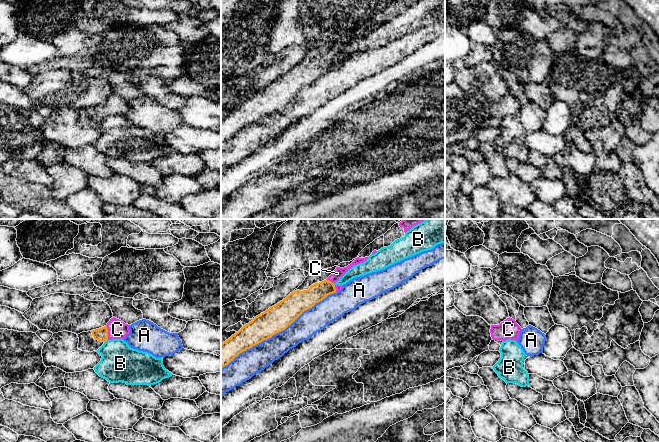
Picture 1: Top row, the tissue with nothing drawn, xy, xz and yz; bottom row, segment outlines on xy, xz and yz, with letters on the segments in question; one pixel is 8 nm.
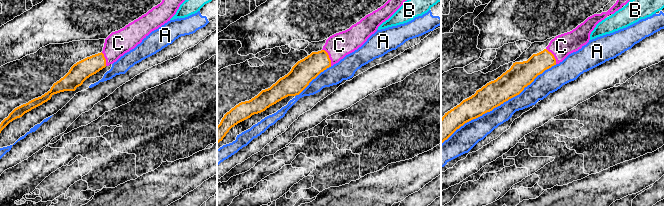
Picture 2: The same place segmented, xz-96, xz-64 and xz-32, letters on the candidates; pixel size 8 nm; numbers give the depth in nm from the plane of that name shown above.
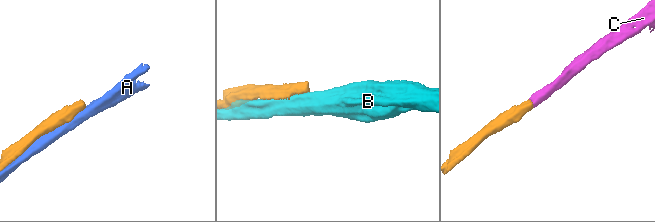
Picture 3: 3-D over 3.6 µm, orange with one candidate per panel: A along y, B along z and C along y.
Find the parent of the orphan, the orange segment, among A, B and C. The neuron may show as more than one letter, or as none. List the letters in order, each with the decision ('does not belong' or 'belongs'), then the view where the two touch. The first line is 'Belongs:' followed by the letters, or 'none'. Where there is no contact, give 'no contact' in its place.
Belongs: C
A: does not belong; meets orange in xz
B: does not belong; meets orange in xy
C: belongs; meets orange in xy

